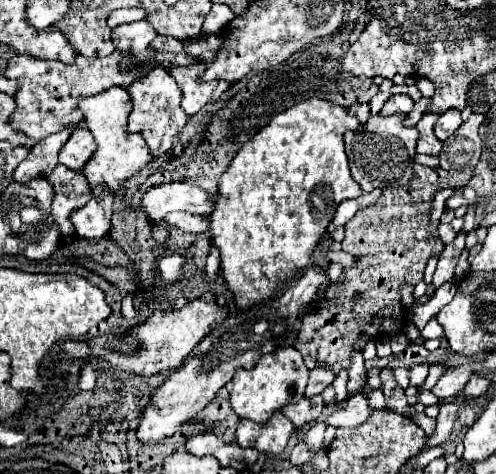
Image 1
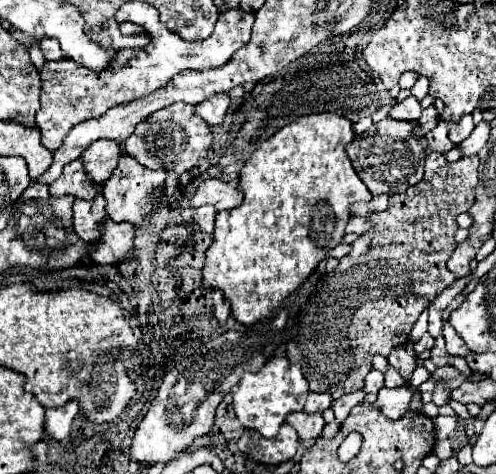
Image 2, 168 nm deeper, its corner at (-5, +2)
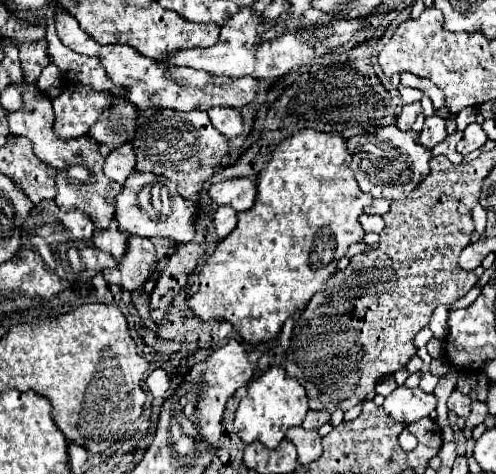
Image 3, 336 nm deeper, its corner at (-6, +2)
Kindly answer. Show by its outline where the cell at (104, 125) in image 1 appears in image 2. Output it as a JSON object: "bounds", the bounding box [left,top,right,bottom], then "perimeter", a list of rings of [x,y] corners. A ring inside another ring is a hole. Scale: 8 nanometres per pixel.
{"bounds":[103,153,167,227],"perimeter":[[[123,153],[117,169],[111,175],[111,179],[107,179],[103,183],[103,187],[105,187],[103,197],[109,203],[107,205],[109,217],[117,223],[127,221],[131,225],[141,227],[145,223],[145,219],[159,209],[159,199],[157,199],[157,195],[153,195],[153,191],[159,189],[159,187],[165,187],[165,181],[167,181],[167,171],[151,171],[151,169],[143,167],[141,163],[137,163],[131,155]]]}

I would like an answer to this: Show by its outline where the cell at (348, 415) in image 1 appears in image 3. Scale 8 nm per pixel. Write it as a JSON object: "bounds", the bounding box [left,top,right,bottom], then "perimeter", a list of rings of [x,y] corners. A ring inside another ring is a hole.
{"bounds":[384,387,436,425],"perimeter":[[[398,387],[384,401],[384,411],[394,421],[404,423],[404,425],[410,425],[412,421],[428,417],[430,411],[434,411],[434,409],[436,409],[434,395],[424,393],[422,389]]]}

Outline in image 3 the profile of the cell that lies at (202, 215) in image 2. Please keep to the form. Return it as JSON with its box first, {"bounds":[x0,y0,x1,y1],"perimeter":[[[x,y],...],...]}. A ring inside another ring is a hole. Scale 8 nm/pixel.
{"bounds":[214,207,236,239],"perimeter":[[[218,207],[214,211],[214,227],[220,239],[224,239],[236,225],[236,211],[230,207]]]}

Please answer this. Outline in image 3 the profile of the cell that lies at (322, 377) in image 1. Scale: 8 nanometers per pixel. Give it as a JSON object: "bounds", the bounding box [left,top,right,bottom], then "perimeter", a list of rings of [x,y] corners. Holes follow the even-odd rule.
{"bounds":[302,409,330,429],"perimeter":[[[310,409],[308,415],[306,415],[306,419],[302,421],[302,427],[306,427],[306,429],[320,429],[326,421],[330,421],[330,413]]]}

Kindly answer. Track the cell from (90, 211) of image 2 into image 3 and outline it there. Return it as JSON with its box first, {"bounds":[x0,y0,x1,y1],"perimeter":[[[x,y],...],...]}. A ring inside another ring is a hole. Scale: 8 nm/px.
{"bounds":[94,219,128,261],"perimeter":[[[116,219],[110,221],[108,229],[94,229],[94,245],[98,245],[100,251],[110,253],[116,261],[120,261],[122,253],[126,251],[126,237],[128,233],[120,233]]]}

